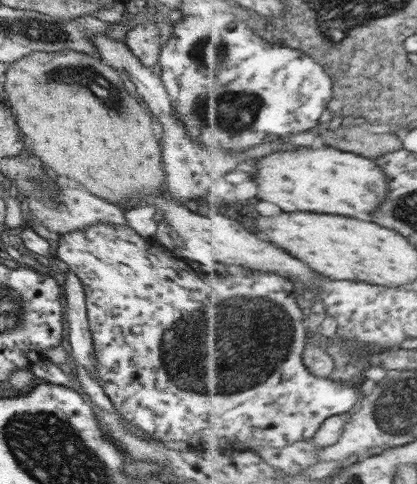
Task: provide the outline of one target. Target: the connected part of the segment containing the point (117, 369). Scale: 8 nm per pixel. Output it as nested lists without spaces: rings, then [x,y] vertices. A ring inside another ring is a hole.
[[[98,222],[88,226],[86,230],[74,230],[70,234],[57,237],[54,244],[56,255],[69,266],[80,282],[86,298],[87,320],[94,343],[94,359],[96,359],[96,381],[102,386],[106,396],[110,398],[115,410],[134,426],[141,428],[156,441],[188,442],[195,457],[204,452],[219,451],[256,451],[266,445],[286,447],[298,441],[314,439],[322,425],[339,414],[351,412],[374,390],[376,385],[368,381],[352,383],[348,376],[340,381],[331,377],[320,377],[312,372],[305,362],[306,342],[309,340],[309,328],[306,328],[306,314],[298,304],[294,281],[276,272],[262,272],[221,262],[204,263],[198,259],[182,256],[168,256],[164,247],[155,238],[144,238],[128,226],[114,226],[106,222]],[[206,410],[210,410],[210,430],[206,428]]]

